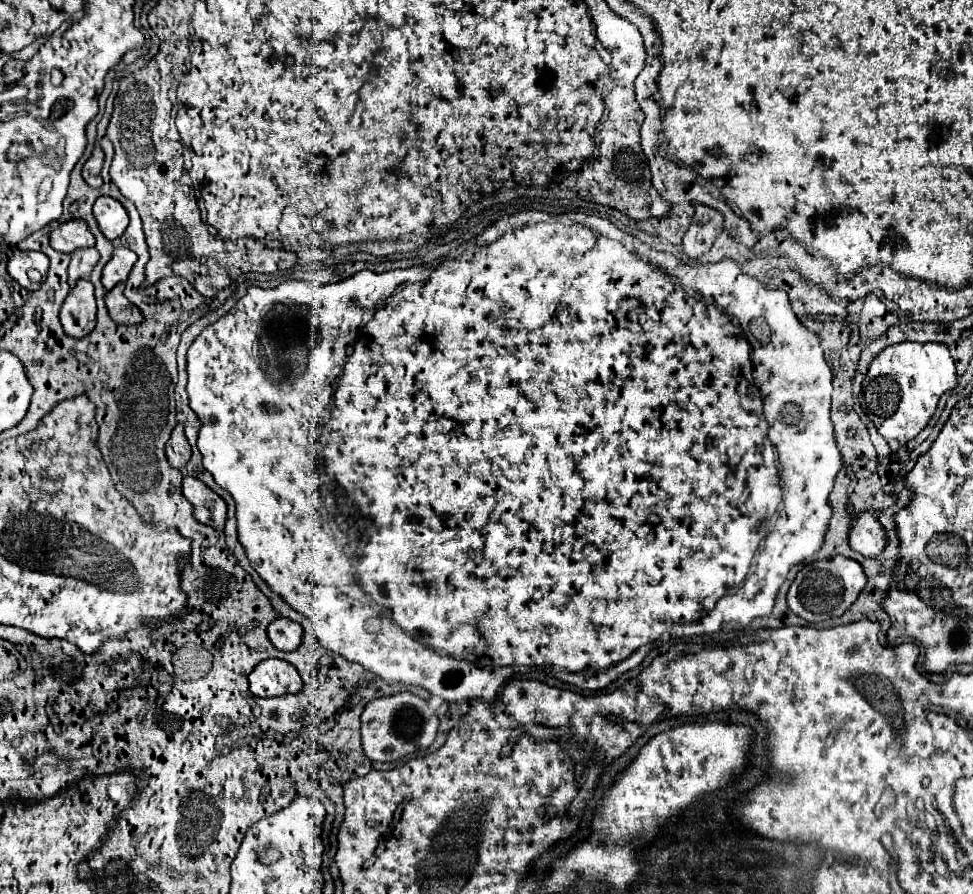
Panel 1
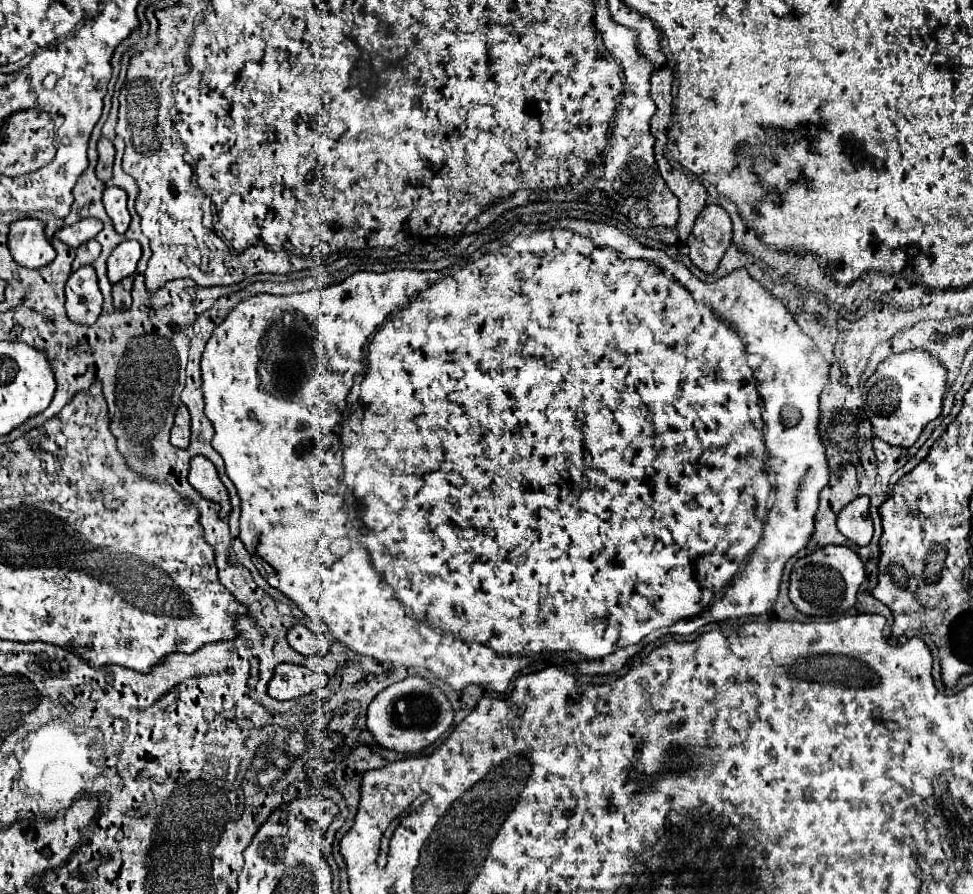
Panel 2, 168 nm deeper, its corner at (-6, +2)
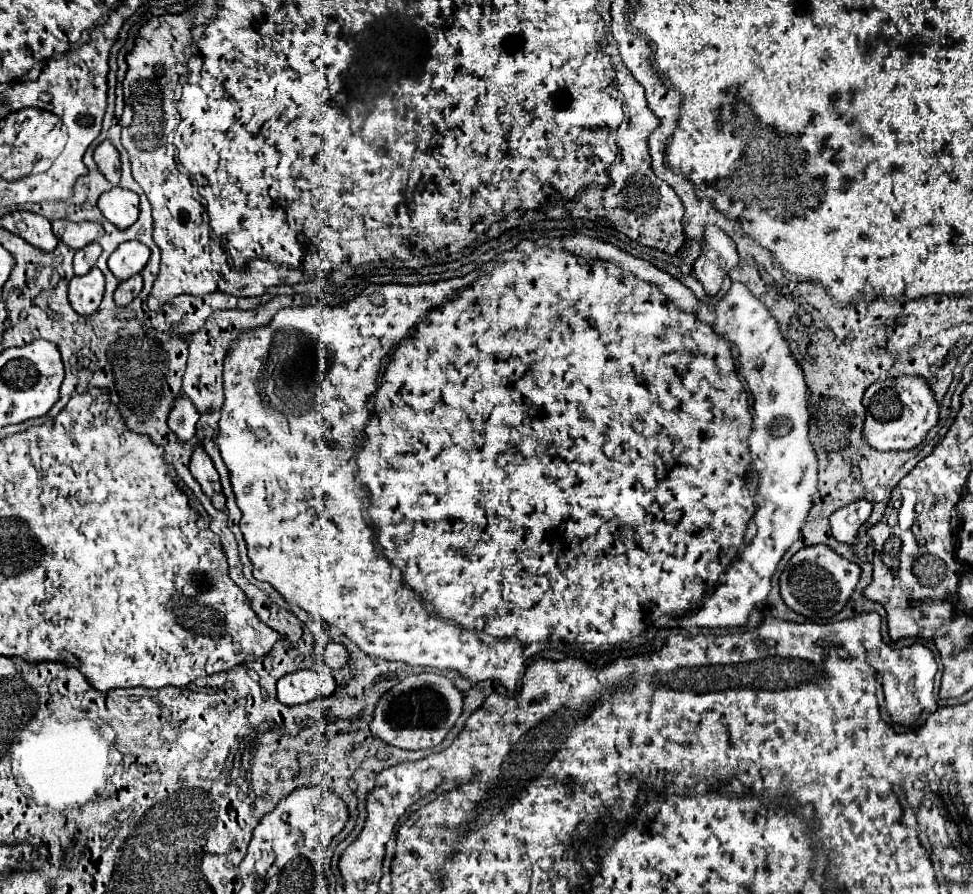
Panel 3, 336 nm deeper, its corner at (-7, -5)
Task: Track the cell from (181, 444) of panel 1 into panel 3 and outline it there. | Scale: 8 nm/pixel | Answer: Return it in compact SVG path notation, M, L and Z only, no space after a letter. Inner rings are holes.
M178 397L168 413L168 427L178 435L180 441L190 441L196 433L196 421L198 421L198 411L190 403L188 397Z

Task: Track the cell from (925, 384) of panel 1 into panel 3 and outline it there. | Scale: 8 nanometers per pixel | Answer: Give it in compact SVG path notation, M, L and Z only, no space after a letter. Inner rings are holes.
M902 375L896 379L880 379L872 383L862 399L866 407L866 421L862 435L876 451L910 451L922 443L926 433L938 423L938 403L924 379ZM898 399L902 407L898 407Z

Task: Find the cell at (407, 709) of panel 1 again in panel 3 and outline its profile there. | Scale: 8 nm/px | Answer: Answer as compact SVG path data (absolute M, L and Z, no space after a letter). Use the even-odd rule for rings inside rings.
M436 673L410 675L392 687L376 705L374 721L370 725L372 733L386 741L388 745L400 749L430 749L444 741L446 733L454 727L456 719L462 713L464 695L456 685Z

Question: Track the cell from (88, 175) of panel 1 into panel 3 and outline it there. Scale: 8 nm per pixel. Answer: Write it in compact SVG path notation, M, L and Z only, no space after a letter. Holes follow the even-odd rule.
M106 139L102 141L96 149L94 149L94 161L98 165L98 169L102 171L102 175L112 183L118 185L120 181L120 153L112 147L112 143Z

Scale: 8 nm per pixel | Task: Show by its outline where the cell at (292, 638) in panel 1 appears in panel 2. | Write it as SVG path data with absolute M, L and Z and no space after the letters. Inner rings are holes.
M295 624L287 630L287 642L295 652L299 652L303 656L327 654L329 646L331 646L331 642L327 638L313 634L309 628L305 628L301 624Z

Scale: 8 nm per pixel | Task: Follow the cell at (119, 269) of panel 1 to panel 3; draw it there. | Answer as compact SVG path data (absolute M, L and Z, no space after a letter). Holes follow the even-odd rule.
M134 239L118 245L118 249L108 259L108 267L118 281L126 281L132 275L140 273L148 259L150 259L150 249Z

